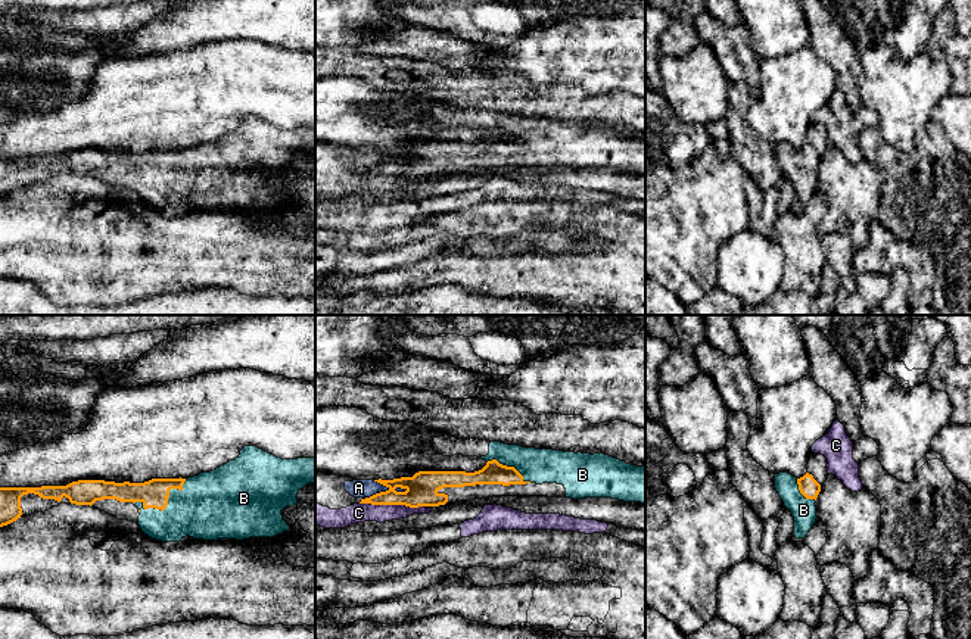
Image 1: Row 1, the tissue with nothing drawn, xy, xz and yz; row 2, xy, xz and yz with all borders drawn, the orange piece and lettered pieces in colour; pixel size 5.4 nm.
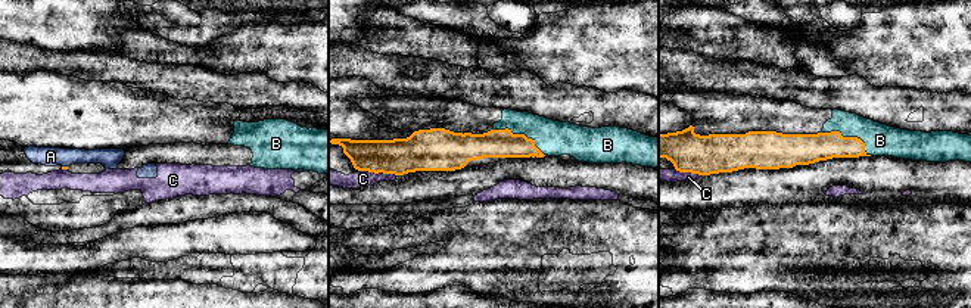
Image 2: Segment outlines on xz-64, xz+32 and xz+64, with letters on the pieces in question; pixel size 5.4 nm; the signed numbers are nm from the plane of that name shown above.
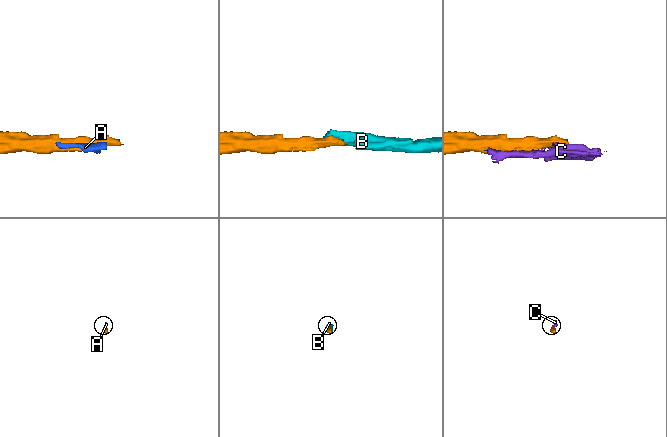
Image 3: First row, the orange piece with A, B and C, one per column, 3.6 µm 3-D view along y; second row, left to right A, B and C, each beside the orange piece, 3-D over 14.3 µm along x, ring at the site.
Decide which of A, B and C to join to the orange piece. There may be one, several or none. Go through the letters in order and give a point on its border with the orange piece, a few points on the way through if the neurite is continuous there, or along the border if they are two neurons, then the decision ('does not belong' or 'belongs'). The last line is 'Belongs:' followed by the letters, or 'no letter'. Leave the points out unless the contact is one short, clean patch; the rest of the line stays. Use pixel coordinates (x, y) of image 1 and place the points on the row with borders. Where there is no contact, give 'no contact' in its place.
A: xz (377, 493) | along xz (389, 488), (366, 498) | does not belong
B: xy (167, 504) | belongs
C: xz (392, 504) | does not belong
Belongs: B

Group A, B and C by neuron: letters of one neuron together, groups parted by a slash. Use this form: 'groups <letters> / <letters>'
groups A C / B

